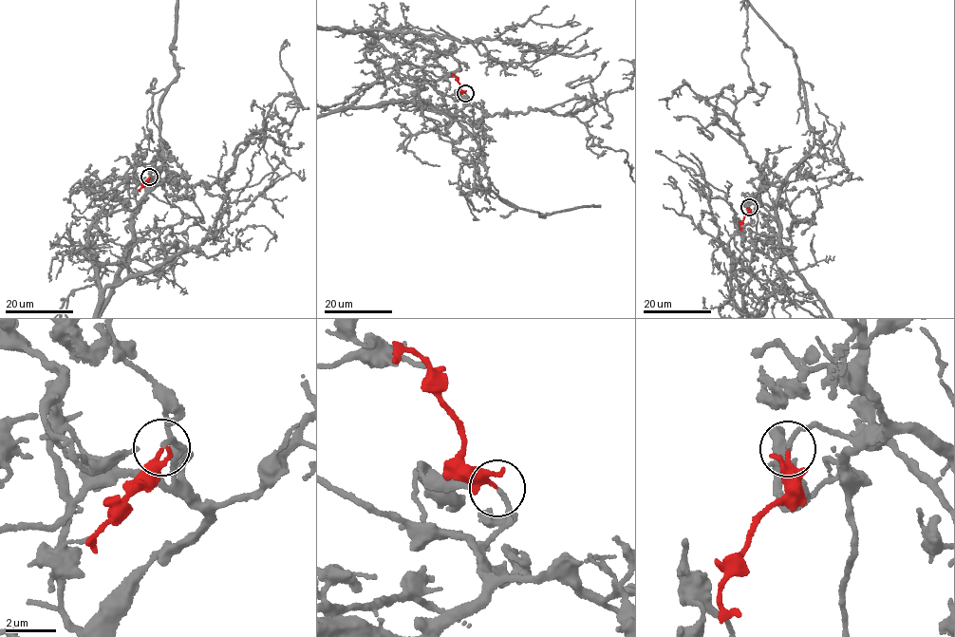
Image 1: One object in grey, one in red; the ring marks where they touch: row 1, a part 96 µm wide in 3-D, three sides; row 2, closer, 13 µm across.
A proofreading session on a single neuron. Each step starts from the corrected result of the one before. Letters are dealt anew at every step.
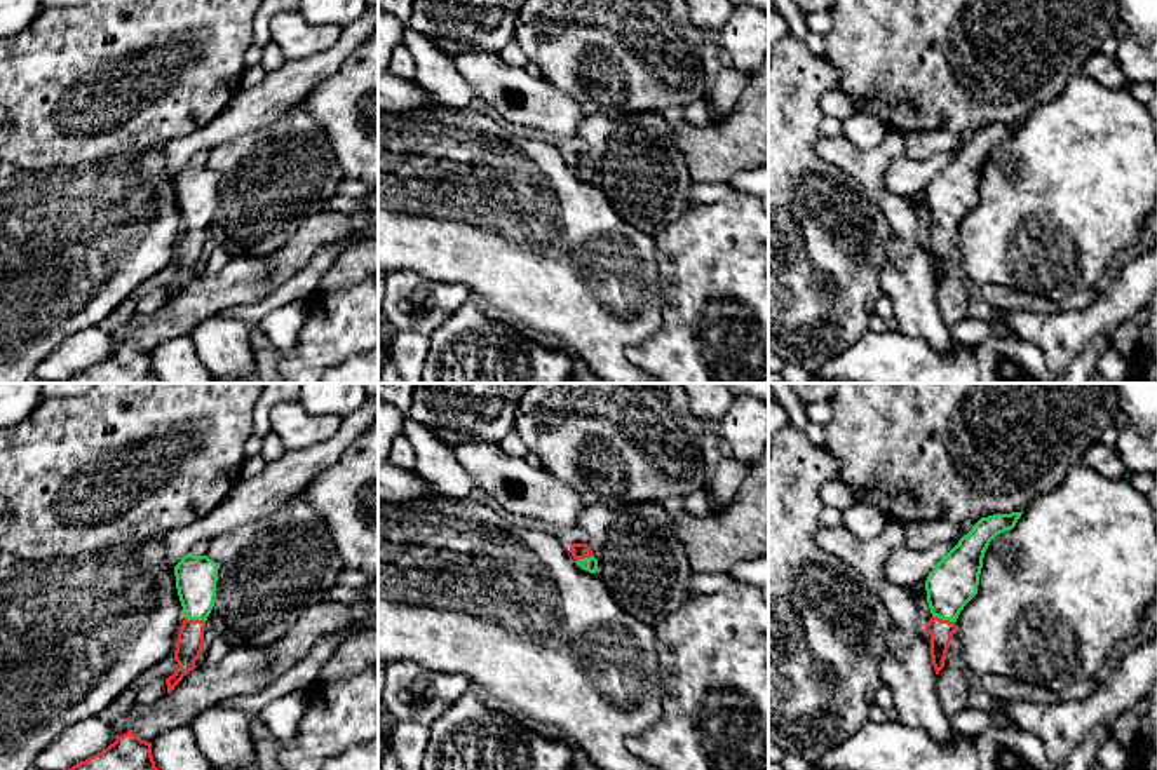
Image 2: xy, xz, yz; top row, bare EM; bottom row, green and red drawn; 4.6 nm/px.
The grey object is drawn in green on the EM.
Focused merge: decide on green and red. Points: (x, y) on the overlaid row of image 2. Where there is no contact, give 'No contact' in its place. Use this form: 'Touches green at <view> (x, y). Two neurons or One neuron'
Touches green at yz (943, 619). One neuron

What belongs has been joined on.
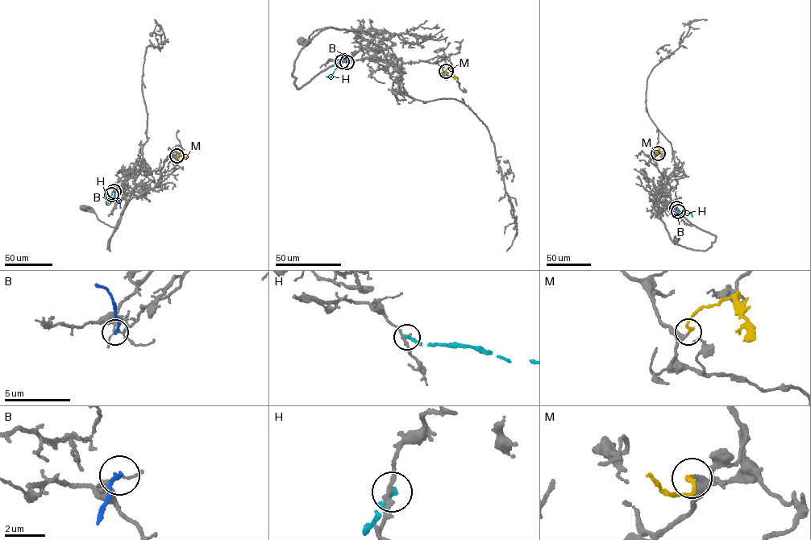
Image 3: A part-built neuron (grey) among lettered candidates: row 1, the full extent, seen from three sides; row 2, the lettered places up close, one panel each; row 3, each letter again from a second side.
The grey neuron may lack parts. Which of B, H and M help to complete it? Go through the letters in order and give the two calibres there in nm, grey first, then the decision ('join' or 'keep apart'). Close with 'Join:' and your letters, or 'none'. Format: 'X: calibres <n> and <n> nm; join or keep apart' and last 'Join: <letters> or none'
B: calibres 220 and 170 nm; keep apart
H: calibres 220 and 240 nm; keep apart
M: calibres 190 and 180 nm; join
Join: M

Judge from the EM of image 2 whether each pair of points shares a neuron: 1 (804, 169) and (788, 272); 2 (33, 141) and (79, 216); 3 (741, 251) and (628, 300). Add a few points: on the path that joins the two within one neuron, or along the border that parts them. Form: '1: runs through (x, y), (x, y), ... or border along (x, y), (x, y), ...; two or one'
1: runs through (807, 195), (807, 246); one
2: border along (91, 162), (82, 162), (65, 171), (20, 171); two
3: border along (654, 248), (661, 303), (661, 326), (657, 330); two

